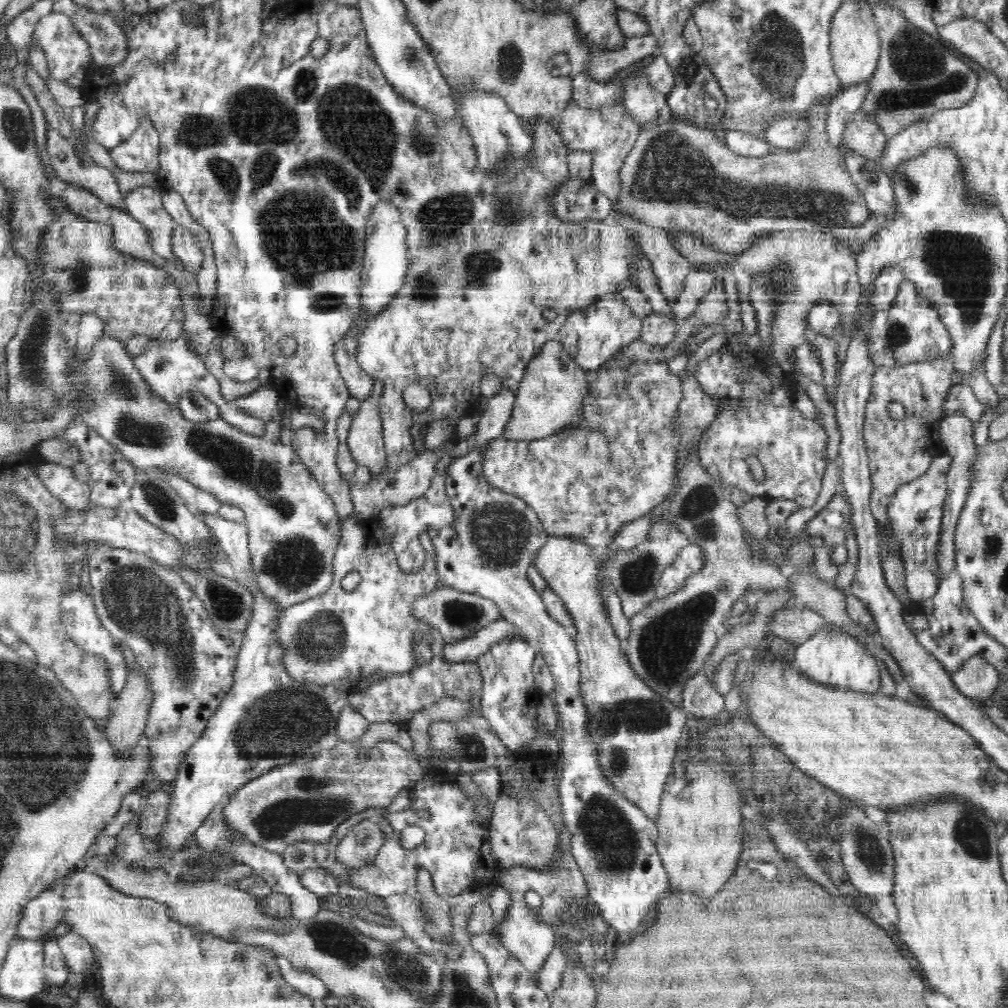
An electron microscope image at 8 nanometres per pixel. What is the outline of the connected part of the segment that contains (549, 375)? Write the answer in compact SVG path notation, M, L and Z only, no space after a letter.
M550 340L532 360L522 375L518 392L515 393L515 404L510 421L506 423L502 436L508 440L531 441L552 436L566 426L578 426L584 412L583 400L588 394L587 370L580 367L568 355L560 340Z

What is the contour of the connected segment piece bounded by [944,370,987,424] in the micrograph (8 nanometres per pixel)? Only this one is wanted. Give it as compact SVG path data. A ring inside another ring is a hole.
M955 370L953 372L951 383L953 387L945 398L944 418L946 416L953 416L955 413L962 413L973 424L977 424L982 416L984 416L987 407L982 405L982 402L978 400L971 387L964 383L960 371Z

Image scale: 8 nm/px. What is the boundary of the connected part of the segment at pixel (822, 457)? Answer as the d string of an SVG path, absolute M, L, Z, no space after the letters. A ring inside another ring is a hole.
M723 347L695 368L702 390L718 400L719 411L699 441L700 465L718 483L722 480L753 497L784 497L802 507L814 506L822 490L822 476L828 462L824 427L798 411L795 399L782 386L782 377L772 377L756 367L744 381L738 375L740 365L732 355ZM748 456L755 456L764 467L765 477L761 481L752 477L746 461Z

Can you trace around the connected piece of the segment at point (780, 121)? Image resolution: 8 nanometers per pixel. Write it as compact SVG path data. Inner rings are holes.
M784 115L770 121L763 130L763 138L774 150L797 149L807 141L807 122L803 117Z

